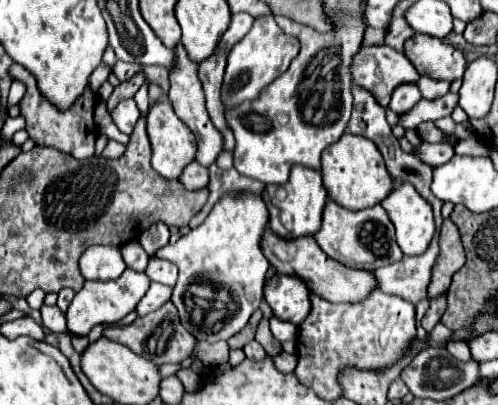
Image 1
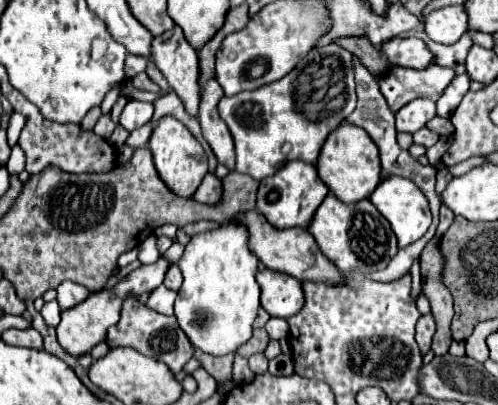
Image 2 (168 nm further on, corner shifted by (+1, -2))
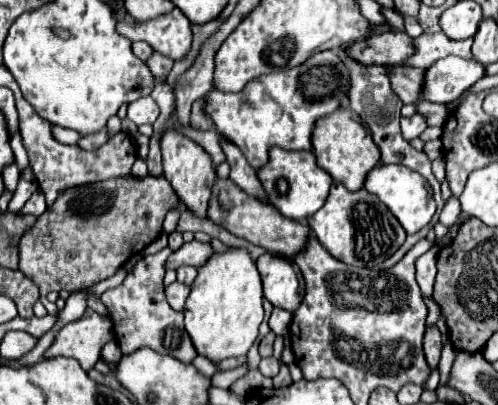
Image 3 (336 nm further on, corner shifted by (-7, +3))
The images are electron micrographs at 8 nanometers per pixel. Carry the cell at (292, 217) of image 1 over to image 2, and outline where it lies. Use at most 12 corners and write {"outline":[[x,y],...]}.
{"outline":[[290,161],[260,181],[258,211],[308,227],[328,195],[316,167]]}

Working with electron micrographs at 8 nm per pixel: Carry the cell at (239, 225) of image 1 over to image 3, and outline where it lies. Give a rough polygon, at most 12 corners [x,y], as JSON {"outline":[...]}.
{"outline":[[236,246],[198,266],[184,324],[212,362],[244,356],[262,280]]}

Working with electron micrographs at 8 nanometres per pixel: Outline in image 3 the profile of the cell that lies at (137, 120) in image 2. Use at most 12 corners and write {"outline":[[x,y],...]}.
{"outline":[[142,96],[128,106],[128,118],[140,124],[154,124],[158,104]]}

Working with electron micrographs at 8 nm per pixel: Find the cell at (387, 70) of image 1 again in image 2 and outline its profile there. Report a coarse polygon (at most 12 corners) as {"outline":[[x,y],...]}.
{"outline":[[392,67],[380,91],[392,111],[424,97],[436,101],[454,71]]}

